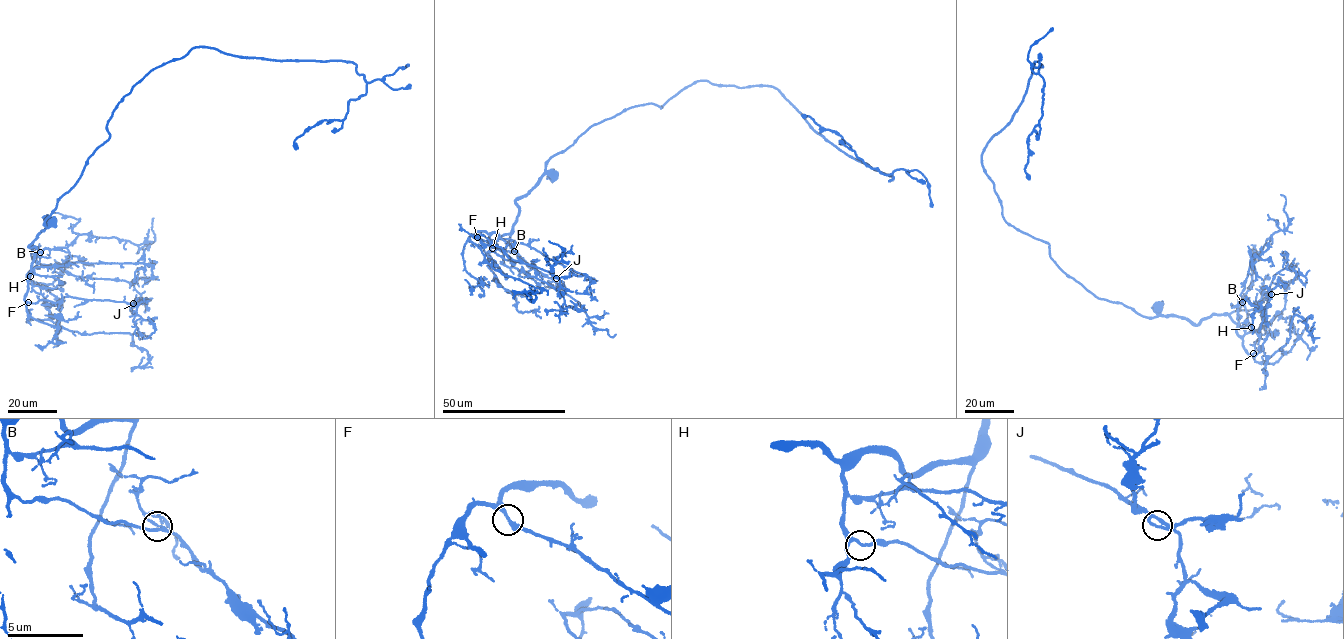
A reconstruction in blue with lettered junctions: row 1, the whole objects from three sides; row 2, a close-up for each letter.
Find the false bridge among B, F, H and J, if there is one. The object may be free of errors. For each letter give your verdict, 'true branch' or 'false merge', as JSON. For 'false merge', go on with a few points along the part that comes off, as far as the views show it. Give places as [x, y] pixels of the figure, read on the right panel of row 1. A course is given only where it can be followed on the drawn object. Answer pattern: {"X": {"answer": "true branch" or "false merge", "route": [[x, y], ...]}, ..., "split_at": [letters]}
{"B": {"answer": "true branch"}, "F": {"answer": "true branch"}, "H": {"answer": "true branch"}, "J": {"answer": "true branch"}, "split_at": []}

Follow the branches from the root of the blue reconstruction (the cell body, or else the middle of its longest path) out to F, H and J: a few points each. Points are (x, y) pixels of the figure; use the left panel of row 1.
F: (50, 219), (29, 246), (36, 248), (32, 246), (35, 252), (24, 299), (27, 302)
H: (50, 219), (47, 227), (29, 245), (36, 248), (32, 246), (35, 252), (26, 279), (30, 276)
J: (50, 219), (29, 245), (36, 248), (32, 246), (25, 300), (56, 302), (69, 296), (133, 303)

